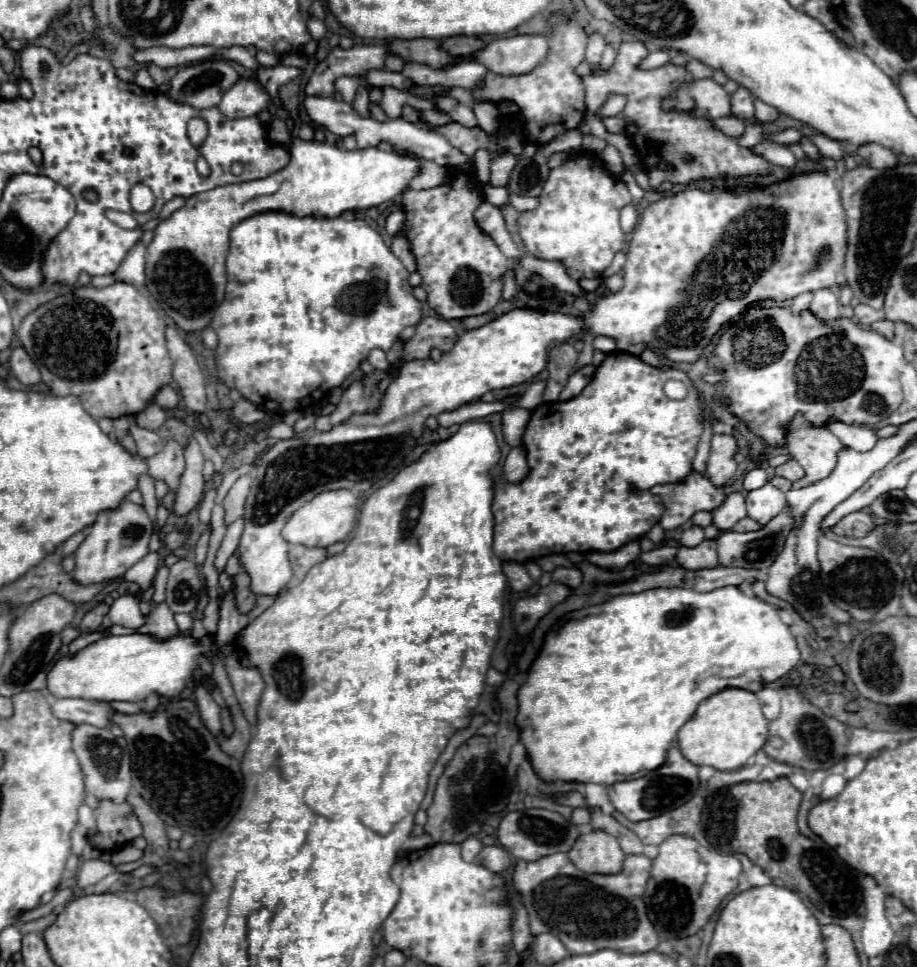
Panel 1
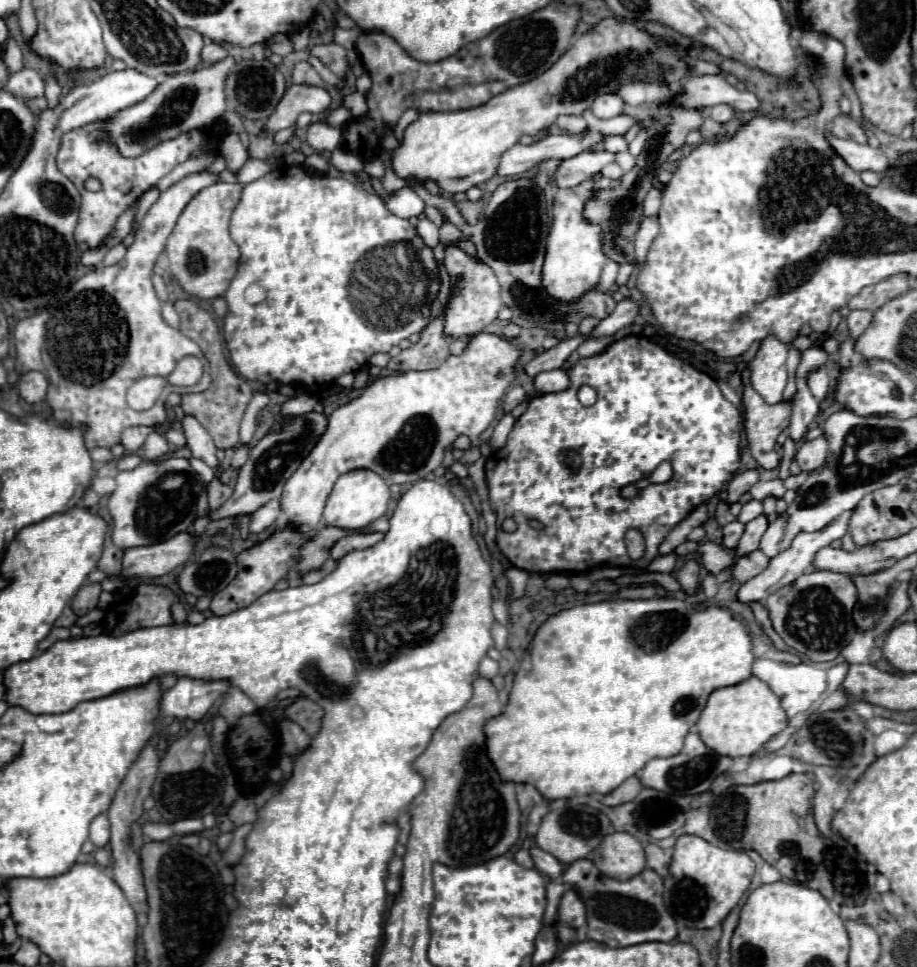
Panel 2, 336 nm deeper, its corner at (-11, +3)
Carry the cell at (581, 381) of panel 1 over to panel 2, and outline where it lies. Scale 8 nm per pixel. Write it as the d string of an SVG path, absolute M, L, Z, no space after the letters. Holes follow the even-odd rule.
M554 369L554 371L544 371L538 373L534 377L536 389L542 393L556 393L556 391L564 391L570 385L570 377L566 369Z

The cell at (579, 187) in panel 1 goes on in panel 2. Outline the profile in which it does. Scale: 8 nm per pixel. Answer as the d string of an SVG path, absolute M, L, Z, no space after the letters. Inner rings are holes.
M588 179L576 187L570 189L558 189L554 197L554 207L552 207L552 229L548 235L548 245L546 245L546 259L544 259L544 269L542 269L542 283L546 291L562 301L570 303L576 301L582 293L588 289L596 287L600 281L602 267L606 265L608 257L604 257L604 229L600 225L592 225L584 217L584 205L596 195L598 187L594 179Z

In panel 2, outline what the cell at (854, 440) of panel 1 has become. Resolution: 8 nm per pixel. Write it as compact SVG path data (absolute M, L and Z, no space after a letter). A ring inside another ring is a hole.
M820 369L816 373L812 373L812 377L808 377L808 387L812 389L812 395L818 399L818 401L824 401L828 397L828 391L832 387L832 381L830 381L830 375L826 369Z

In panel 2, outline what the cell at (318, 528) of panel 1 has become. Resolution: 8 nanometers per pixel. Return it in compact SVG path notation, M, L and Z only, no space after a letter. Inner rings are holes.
M368 469L350 471L336 481L336 485L326 501L322 519L328 527L358 531L358 529L364 529L366 525L370 525L372 521L380 519L388 509L388 501L390 501L390 487L378 473L372 473Z

